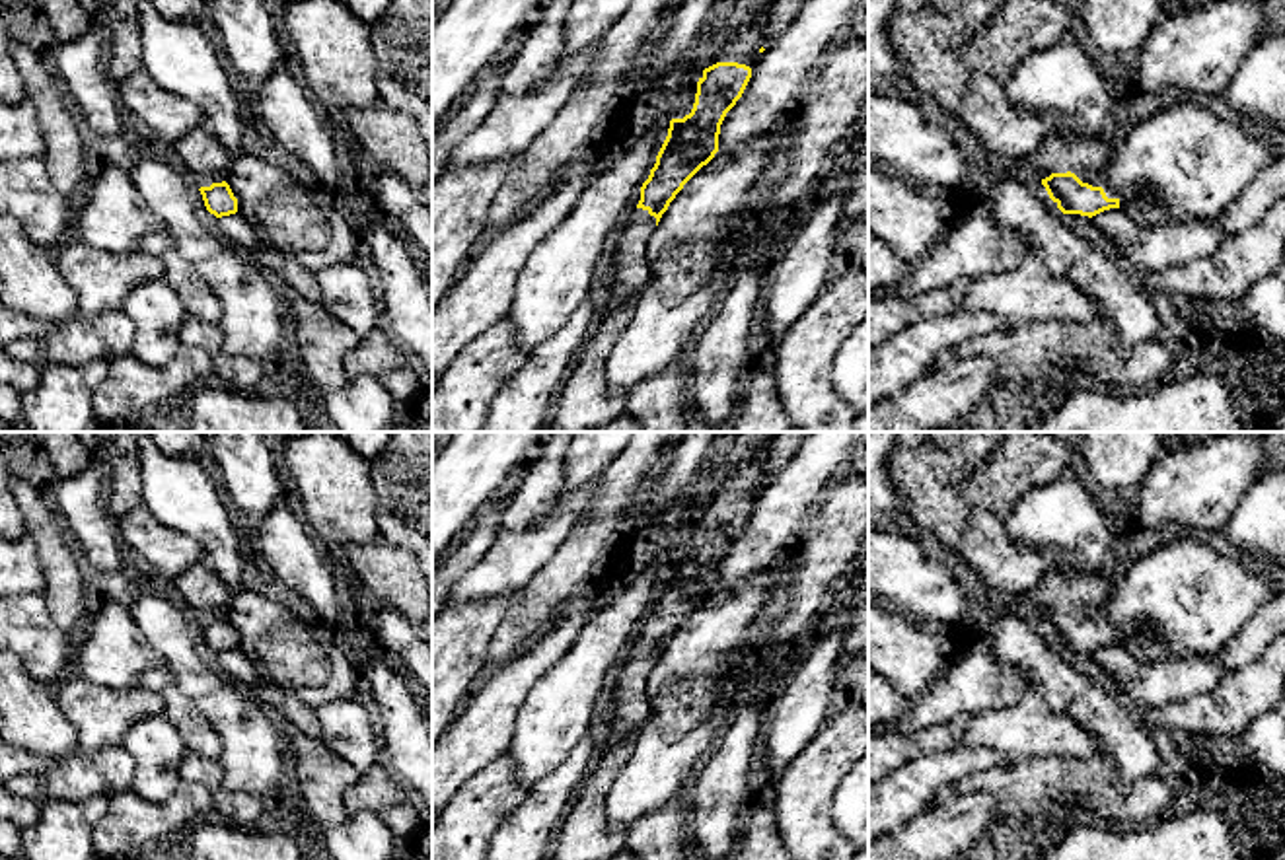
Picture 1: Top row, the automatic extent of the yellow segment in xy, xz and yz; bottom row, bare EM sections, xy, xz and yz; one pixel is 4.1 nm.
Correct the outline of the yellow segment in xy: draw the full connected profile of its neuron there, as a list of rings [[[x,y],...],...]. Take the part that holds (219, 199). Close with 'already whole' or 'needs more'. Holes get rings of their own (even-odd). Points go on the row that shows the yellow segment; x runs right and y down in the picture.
[[[197,126],[173,142],[173,150],[195,173],[195,187],[216,218],[238,212],[238,198],[226,183],[232,154],[204,126]]]; needs more

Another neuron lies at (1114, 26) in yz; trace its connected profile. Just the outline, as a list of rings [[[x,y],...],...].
[[[1077,0],[1075,6],[1088,31],[1088,47],[1110,60],[1137,51],[1172,4],[1166,0]]]

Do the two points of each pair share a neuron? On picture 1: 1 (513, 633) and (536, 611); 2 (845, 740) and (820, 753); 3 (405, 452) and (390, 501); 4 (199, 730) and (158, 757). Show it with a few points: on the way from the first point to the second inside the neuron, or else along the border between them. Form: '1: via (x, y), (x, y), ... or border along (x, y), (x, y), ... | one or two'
1: via (518, 627), (530, 615) | one
2: via (840, 744), (826, 753) | one
3: via (405, 464), (405, 485), (402, 489) | one
4: border along (162, 715), (187, 750) | two

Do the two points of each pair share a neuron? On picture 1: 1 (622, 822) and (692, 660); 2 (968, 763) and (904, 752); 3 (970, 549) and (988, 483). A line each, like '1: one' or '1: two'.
1: one
2: two
3: two

